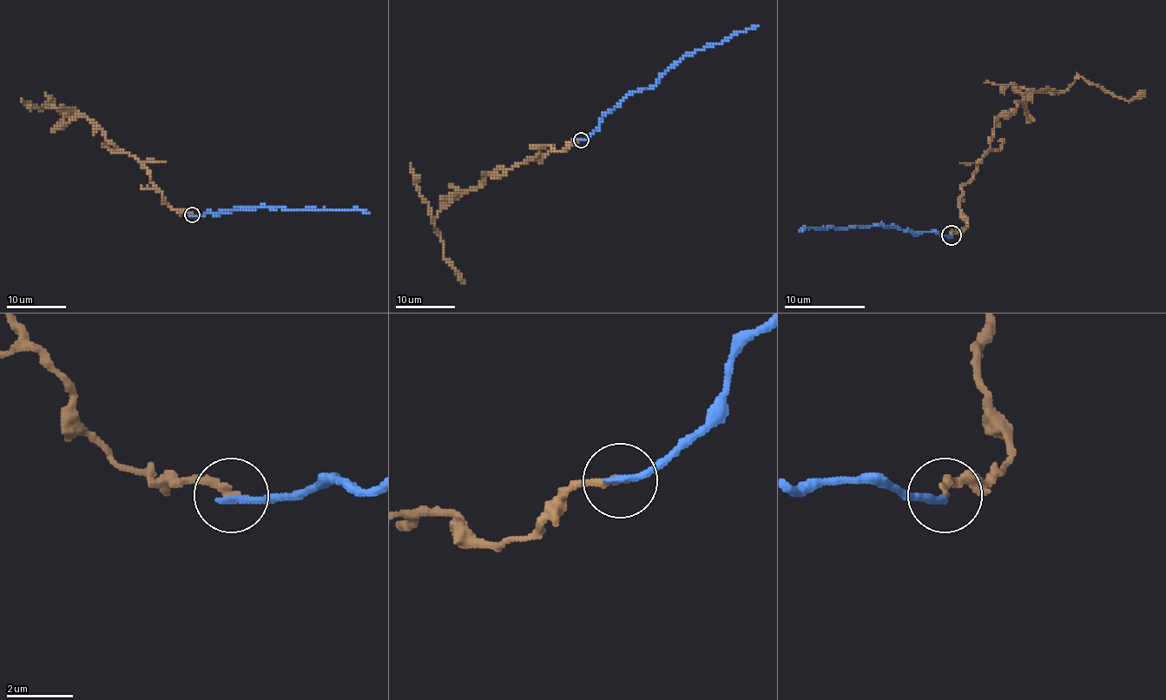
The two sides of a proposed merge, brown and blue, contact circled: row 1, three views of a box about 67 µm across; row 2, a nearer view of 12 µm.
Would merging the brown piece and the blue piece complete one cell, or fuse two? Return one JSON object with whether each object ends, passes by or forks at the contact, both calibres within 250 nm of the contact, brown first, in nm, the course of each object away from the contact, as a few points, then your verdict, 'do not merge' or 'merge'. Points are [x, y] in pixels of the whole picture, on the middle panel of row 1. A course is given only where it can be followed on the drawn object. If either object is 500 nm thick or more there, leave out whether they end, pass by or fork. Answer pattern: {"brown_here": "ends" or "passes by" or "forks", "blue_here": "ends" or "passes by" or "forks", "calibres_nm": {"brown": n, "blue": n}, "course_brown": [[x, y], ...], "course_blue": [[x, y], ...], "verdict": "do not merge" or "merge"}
{"brown_here": "ends", "blue_here": "ends", "calibres_nm": {"brown": 240, "blue": 200}, "course_brown": [[580, 140], [561, 150], [540, 148], [522, 164], [488, 173], [438, 214], [432, 224], [443, 255], [464, 284]], "course_blue": [[580, 140], [596, 128], [606, 113], [629, 95], [649, 89], [687, 55], [757, 26]], "verdict": "do not merge"}

